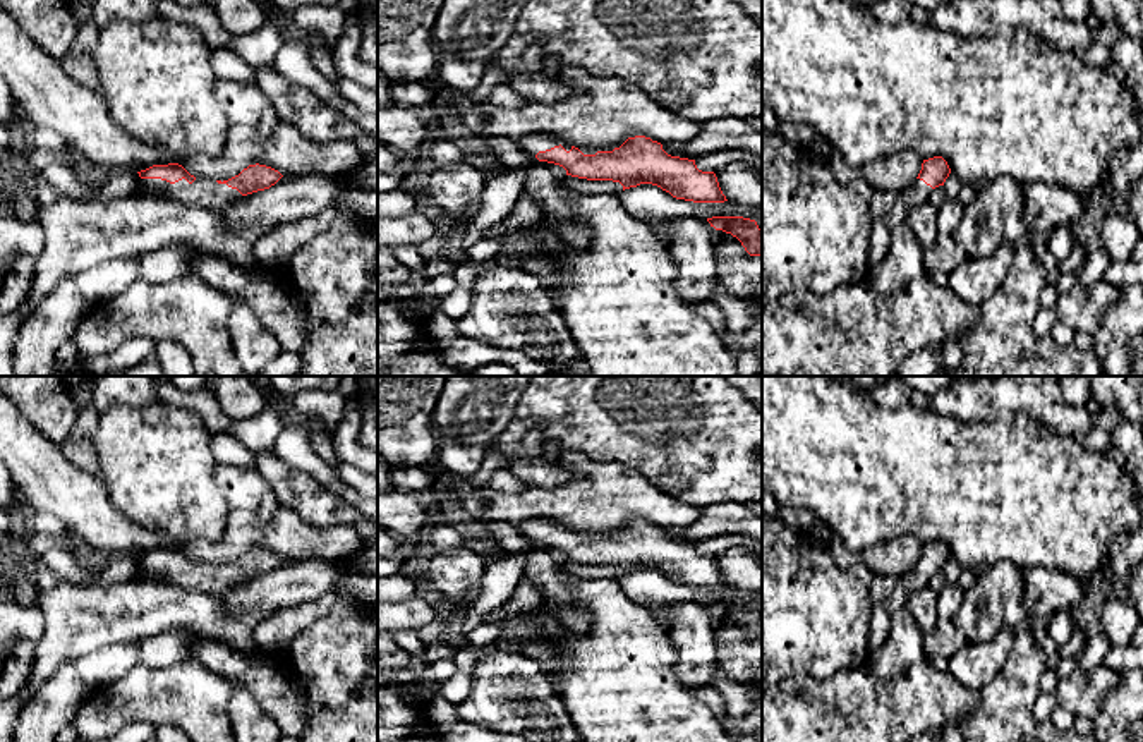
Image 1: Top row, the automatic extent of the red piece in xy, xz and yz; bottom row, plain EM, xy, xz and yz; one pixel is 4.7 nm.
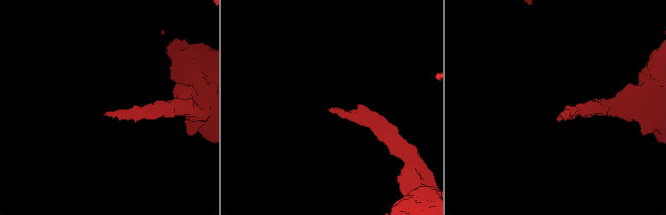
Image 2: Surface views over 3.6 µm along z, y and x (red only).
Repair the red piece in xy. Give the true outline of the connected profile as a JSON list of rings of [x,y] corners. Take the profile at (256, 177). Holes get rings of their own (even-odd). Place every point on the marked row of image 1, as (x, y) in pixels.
[[[153,165],[137,172],[139,191],[134,198],[172,199],[221,211],[240,196],[269,189],[283,175],[266,165],[249,165],[228,180],[196,179],[182,165]]]

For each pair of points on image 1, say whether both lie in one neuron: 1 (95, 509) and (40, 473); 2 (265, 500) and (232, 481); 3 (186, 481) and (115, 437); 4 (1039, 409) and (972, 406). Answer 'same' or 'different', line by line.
1: same
2: same
3: same
4: same

